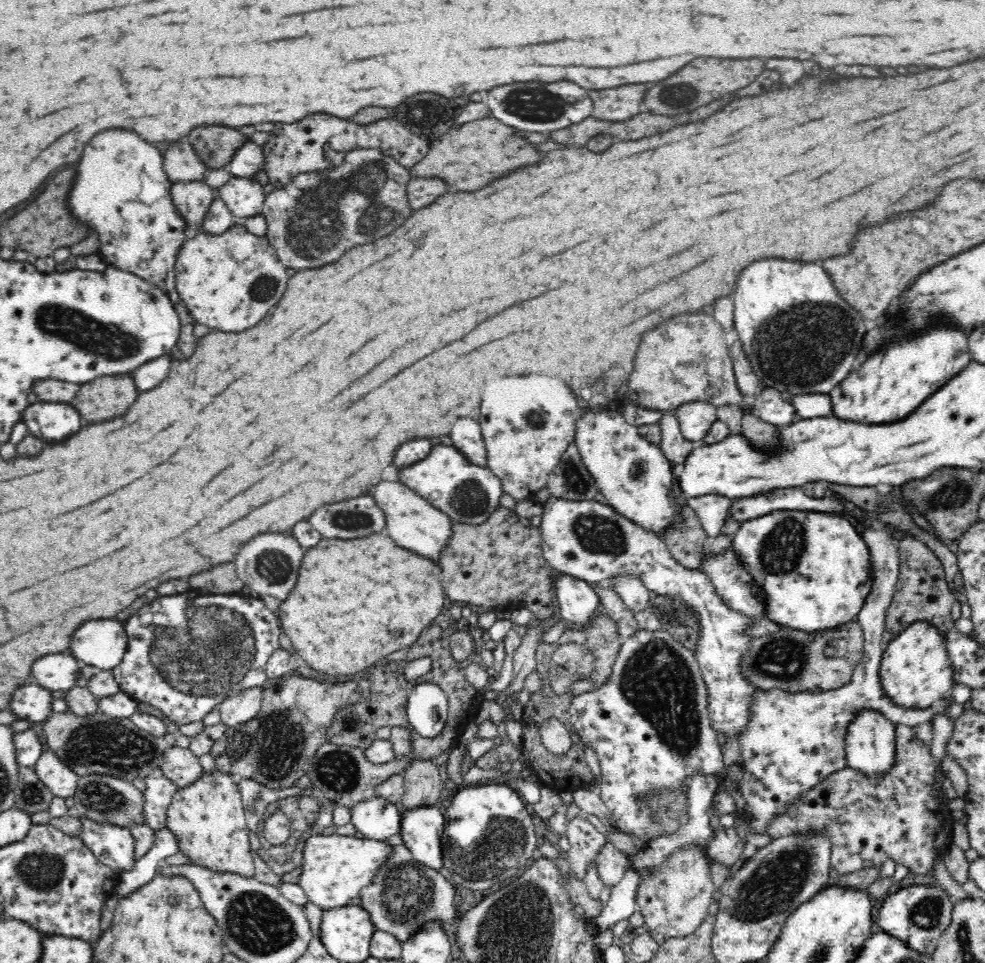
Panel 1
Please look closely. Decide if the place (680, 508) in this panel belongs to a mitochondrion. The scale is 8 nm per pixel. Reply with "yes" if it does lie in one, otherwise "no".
no

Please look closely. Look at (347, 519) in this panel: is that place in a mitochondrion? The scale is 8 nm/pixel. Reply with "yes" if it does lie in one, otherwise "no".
yes

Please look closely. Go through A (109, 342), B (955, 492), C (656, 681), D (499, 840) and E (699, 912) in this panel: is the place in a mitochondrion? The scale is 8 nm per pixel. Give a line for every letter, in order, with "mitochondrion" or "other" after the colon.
A: mitochondrion
B: mitochondrion
C: mitochondrion
D: mitochondrion
E: other

